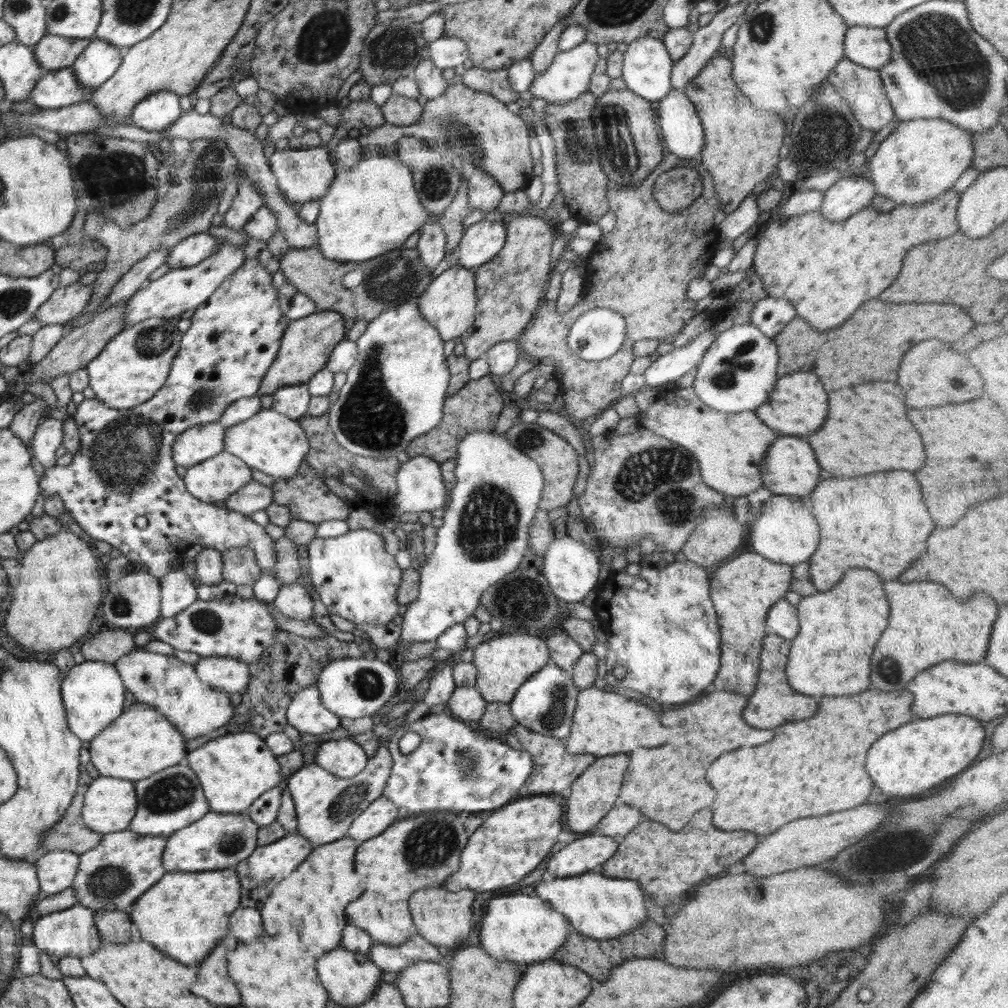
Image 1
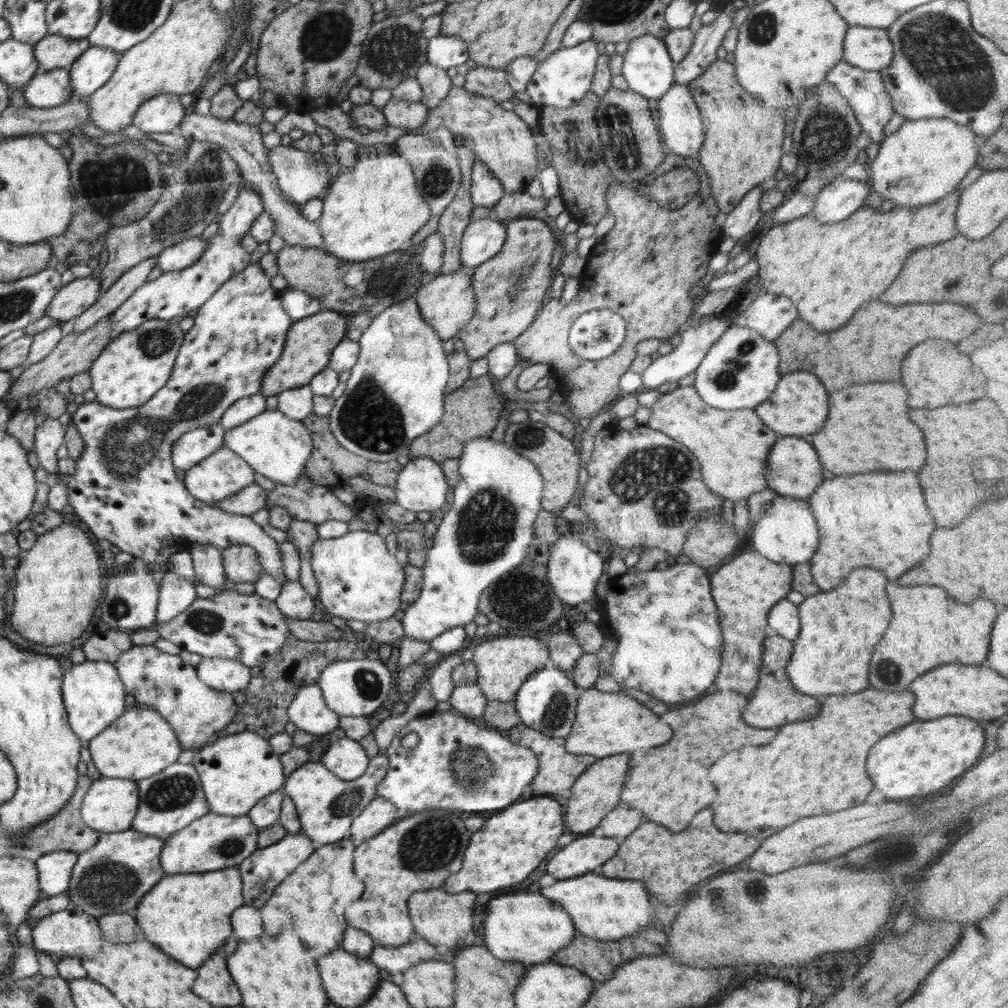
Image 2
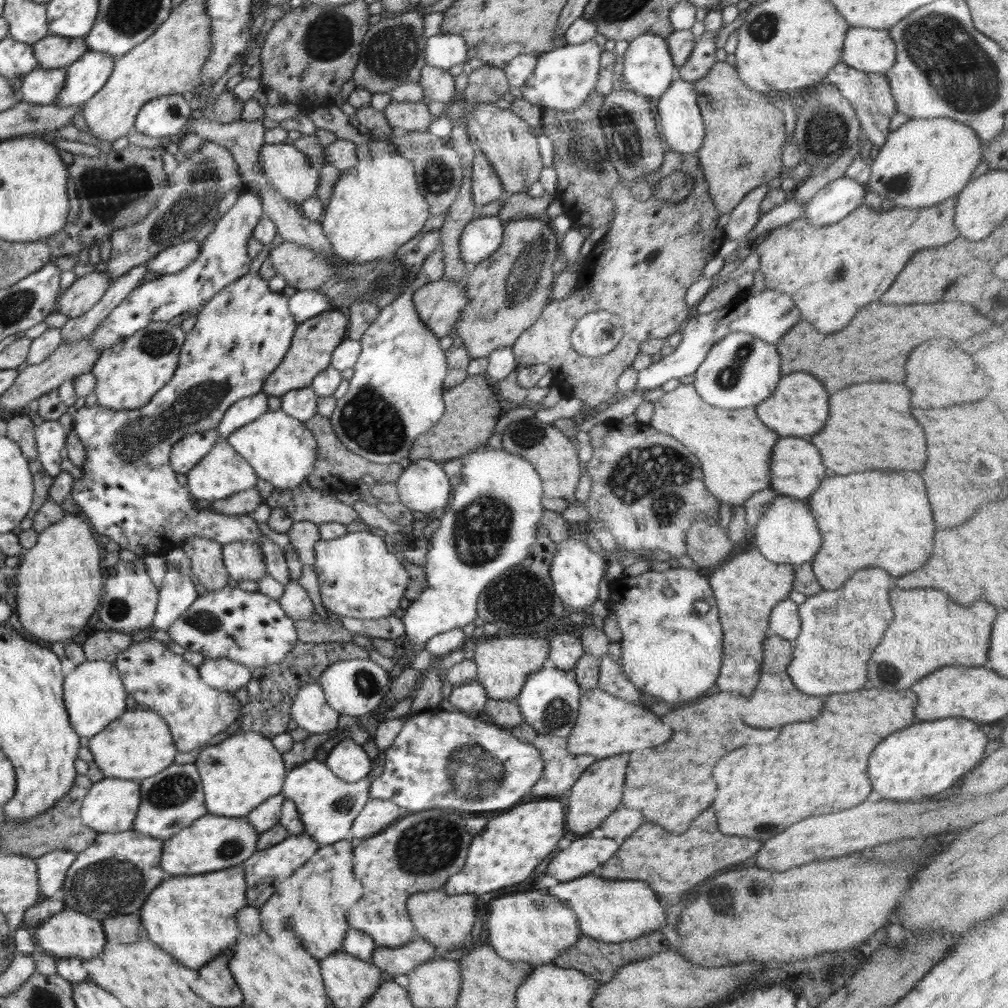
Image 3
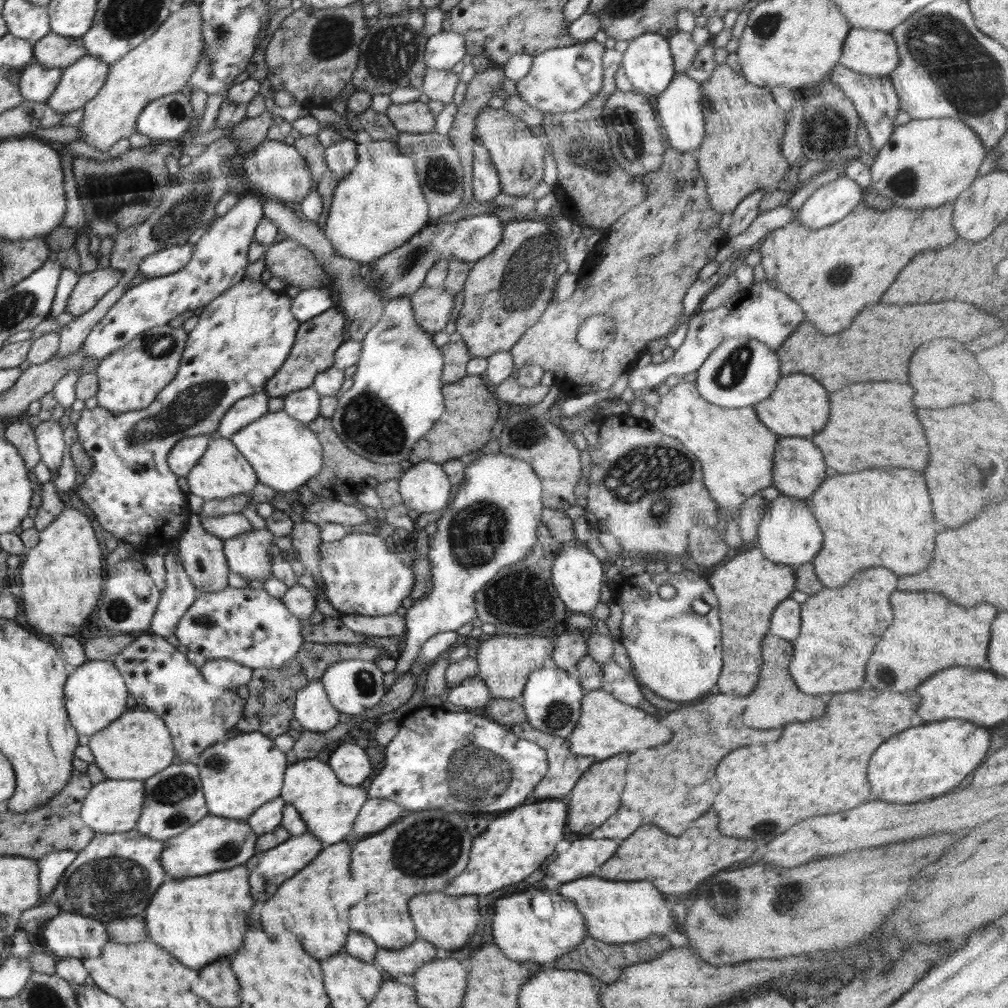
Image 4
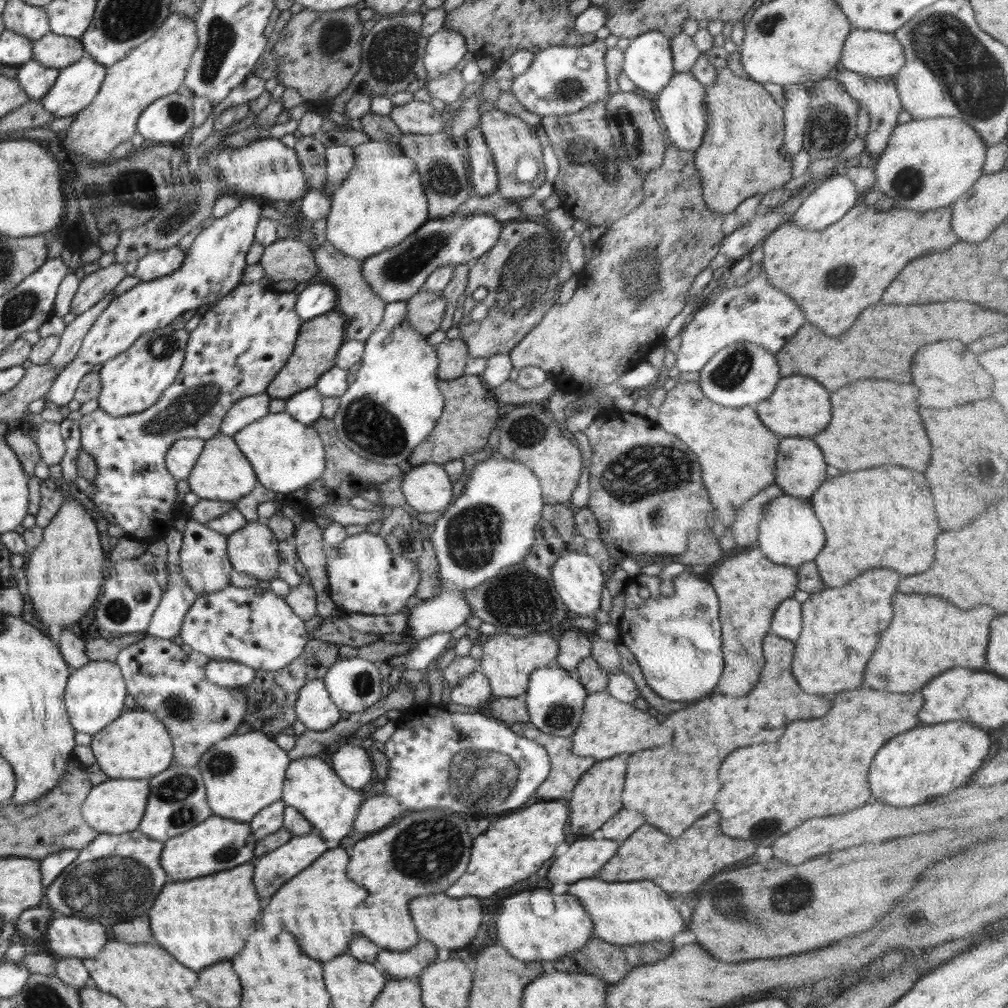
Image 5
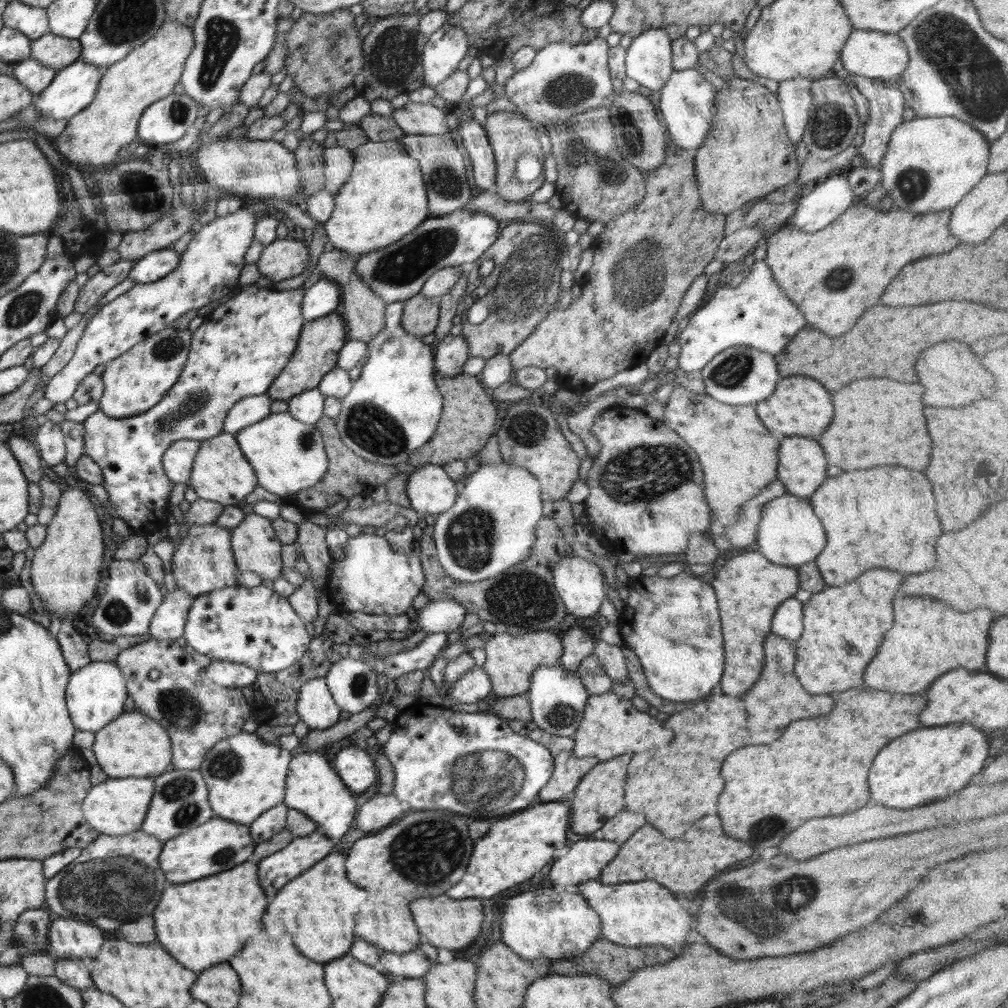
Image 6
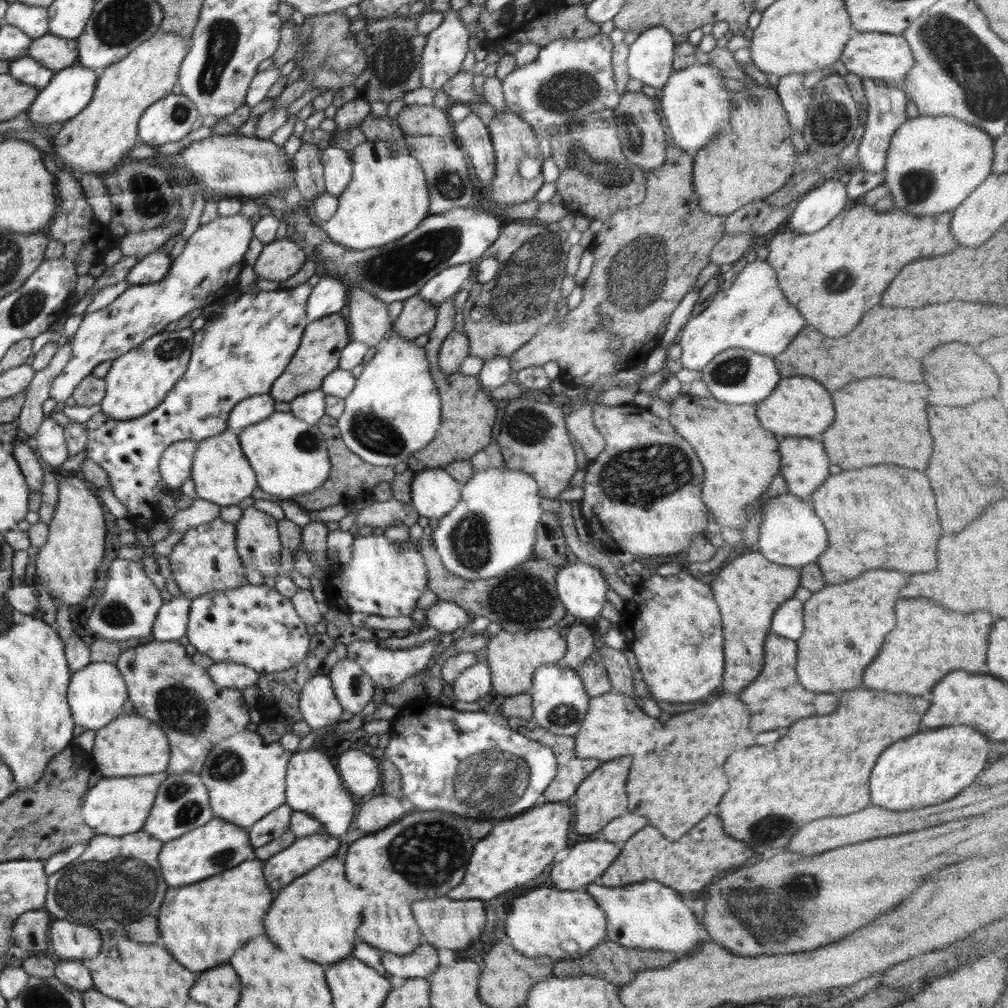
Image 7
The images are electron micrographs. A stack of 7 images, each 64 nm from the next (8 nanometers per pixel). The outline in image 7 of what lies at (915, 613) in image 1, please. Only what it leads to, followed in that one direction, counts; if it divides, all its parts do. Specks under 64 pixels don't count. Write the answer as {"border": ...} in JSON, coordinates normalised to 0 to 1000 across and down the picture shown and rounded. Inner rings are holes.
{"border":[[[901,593],[889,597],[889,621],[877,633],[869,655],[859,663],[855,677],[861,683],[879,687],[919,688],[936,671],[947,665],[980,667],[978,641],[986,613],[978,605],[964,609],[935,603],[919,593]]]}

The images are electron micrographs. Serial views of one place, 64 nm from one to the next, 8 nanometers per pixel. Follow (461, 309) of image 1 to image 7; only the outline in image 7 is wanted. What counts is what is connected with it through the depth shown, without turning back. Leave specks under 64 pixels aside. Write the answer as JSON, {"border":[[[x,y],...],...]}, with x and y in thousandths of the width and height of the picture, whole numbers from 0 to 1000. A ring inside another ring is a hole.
{"border":[[[411,293],[400,299],[400,307],[392,317],[390,326],[397,335],[411,337],[429,328],[433,318],[432,304],[415,293]]]}

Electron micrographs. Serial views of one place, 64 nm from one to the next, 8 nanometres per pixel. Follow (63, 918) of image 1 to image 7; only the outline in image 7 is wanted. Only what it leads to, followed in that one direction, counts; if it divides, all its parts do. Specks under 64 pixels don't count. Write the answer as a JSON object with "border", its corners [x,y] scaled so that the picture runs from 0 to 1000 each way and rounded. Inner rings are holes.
{"border":[[[56,912],[51,919],[51,931],[51,940],[61,952],[87,952],[97,948],[101,940],[99,927],[93,920],[62,912]]]}

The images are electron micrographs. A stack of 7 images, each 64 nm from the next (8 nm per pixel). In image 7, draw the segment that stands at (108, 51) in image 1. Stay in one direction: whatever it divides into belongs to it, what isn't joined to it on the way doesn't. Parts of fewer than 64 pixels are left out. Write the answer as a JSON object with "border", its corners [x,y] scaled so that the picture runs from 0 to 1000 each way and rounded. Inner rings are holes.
{"border":[[[75,62],[66,68],[59,69],[35,97],[35,101],[27,109],[27,114],[32,121],[40,123],[38,126],[48,126],[57,121],[65,121],[86,107],[86,104],[92,99],[98,79],[98,70],[88,68],[79,62]]]}

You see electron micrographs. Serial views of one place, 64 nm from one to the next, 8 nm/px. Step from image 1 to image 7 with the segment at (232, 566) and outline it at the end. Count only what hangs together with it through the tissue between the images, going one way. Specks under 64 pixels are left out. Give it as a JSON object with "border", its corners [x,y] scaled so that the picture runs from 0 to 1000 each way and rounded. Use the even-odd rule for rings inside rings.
{"border":[[[254,503],[241,506],[240,514],[234,520],[234,548],[243,563],[254,565],[263,571],[274,572],[278,569],[279,536],[275,525],[275,518],[269,510],[260,508]]]}

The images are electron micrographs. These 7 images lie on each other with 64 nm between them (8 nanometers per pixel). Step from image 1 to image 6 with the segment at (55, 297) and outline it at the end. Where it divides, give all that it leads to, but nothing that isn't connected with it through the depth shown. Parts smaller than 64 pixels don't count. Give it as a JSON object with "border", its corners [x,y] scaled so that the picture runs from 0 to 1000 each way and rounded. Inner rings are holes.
{"border":[[[118,258],[117,260],[100,266],[92,274],[88,274],[83,284],[78,286],[77,295],[73,301],[73,310],[83,312],[89,308],[97,298],[110,286],[119,282],[128,275],[128,269],[132,265],[133,258]]]}

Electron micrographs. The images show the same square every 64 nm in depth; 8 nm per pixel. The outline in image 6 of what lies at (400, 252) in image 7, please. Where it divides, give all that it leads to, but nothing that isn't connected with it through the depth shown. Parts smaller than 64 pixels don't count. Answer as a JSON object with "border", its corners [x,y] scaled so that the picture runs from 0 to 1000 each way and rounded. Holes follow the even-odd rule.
{"border":[[[454,207],[438,214],[425,214],[407,232],[388,243],[353,253],[352,269],[357,278],[381,300],[402,299],[417,291],[426,274],[445,264],[464,265],[494,236],[495,219],[480,210]]]}

